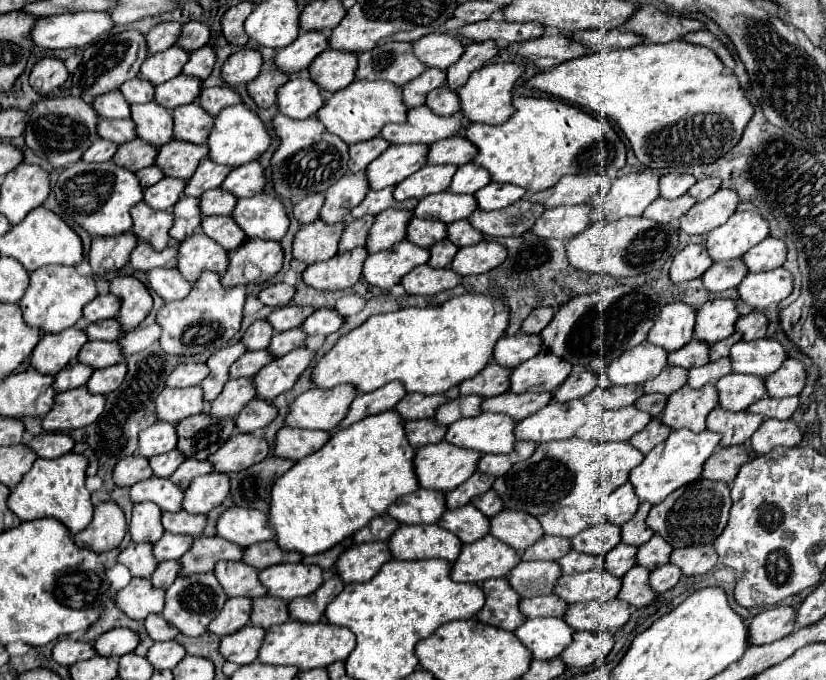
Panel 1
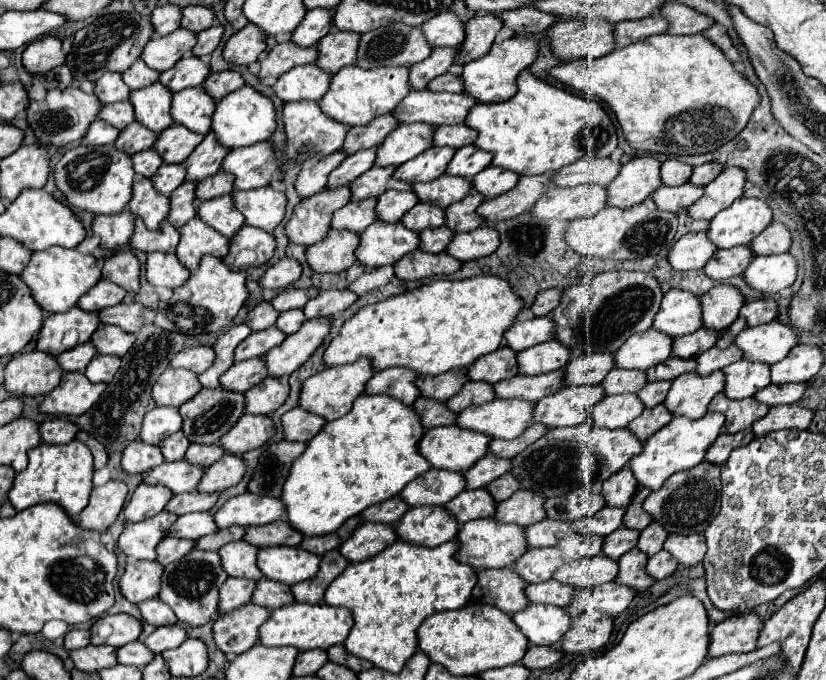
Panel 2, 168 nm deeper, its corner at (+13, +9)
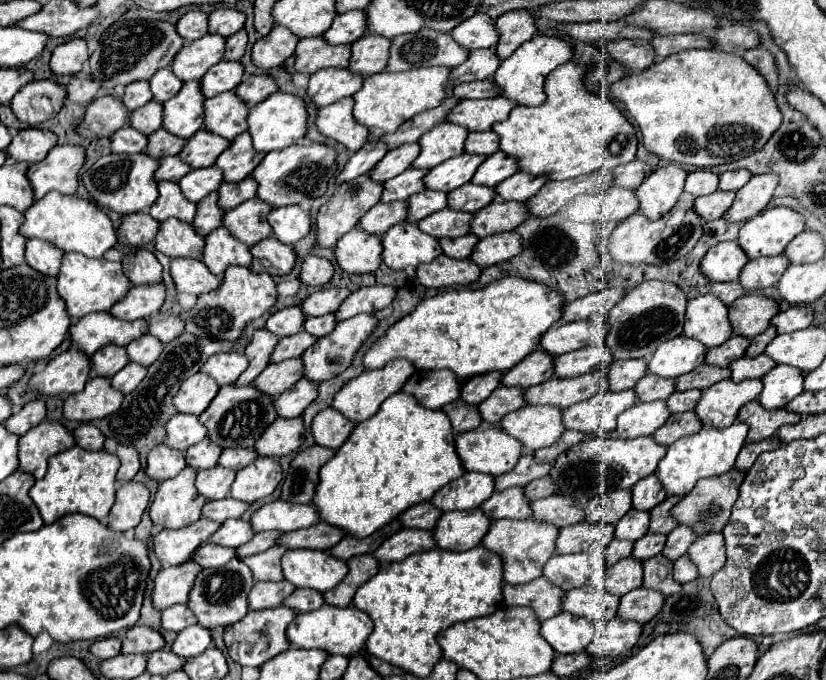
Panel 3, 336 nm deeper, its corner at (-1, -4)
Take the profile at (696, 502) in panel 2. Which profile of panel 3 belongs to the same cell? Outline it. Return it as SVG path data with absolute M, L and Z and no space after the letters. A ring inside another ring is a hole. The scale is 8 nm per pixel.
M730 469L728 473L724 473L720 477L708 477L708 479L698 481L694 485L694 489L672 507L672 517L680 525L686 525L692 531L696 531L696 535L720 533L726 527L728 519L730 519L730 509L732 509L734 501L738 499L738 487L740 487L742 479L744 479L742 471Z

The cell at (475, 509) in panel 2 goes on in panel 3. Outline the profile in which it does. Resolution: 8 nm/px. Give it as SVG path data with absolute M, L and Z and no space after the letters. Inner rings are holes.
M510 487L508 491L494 493L488 501L480 505L484 515L492 521L498 519L530 519L532 511L528 501L524 499L522 487Z

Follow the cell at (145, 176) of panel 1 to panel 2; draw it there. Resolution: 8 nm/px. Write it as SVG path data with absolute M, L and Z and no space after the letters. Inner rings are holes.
M150 148L150 150L134 154L132 162L134 162L134 170L136 170L138 178L144 178L144 176L154 176L156 174L156 170L162 164L162 158L154 148Z

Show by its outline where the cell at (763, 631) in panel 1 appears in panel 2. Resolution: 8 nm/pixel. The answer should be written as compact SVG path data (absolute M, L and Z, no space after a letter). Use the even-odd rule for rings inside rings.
M756 612L734 614L724 622L716 624L710 632L710 658L722 654L744 654L754 650L762 618Z

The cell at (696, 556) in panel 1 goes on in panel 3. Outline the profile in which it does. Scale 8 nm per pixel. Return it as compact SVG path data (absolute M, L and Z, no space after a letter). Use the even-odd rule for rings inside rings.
M722 533L698 537L690 545L688 555L692 563L698 567L698 573L702 577L712 577L726 563L726 549L724 549Z

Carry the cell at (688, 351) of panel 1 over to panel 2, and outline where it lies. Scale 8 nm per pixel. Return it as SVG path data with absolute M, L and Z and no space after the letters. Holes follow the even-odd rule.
M700 328L700 330L692 332L692 334L674 338L674 352L672 354L678 356L678 358L694 358L694 356L706 352L708 348L712 348L716 340L718 340L716 330Z

